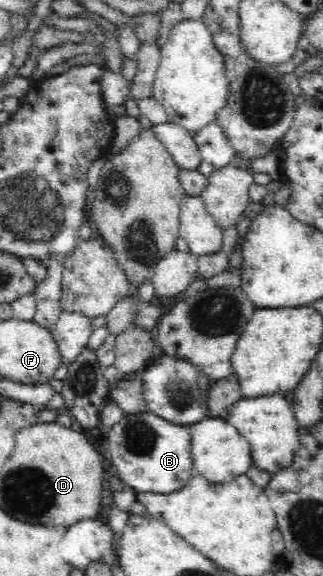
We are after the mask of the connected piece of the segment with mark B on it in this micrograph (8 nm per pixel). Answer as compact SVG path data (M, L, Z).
M150 409L138 414L126 414L114 423L101 438L111 465L117 469L119 479L139 494L168 494L184 487L194 475L192 437L188 427L158 418Z

